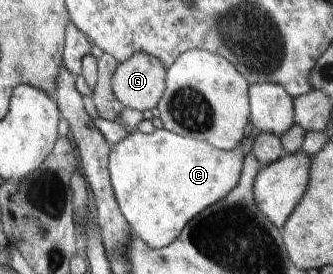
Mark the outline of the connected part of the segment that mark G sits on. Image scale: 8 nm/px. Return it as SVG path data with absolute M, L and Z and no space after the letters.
M136 53L135 57L119 63L112 77L113 93L126 108L139 112L158 109L167 89L167 71L154 55Z

